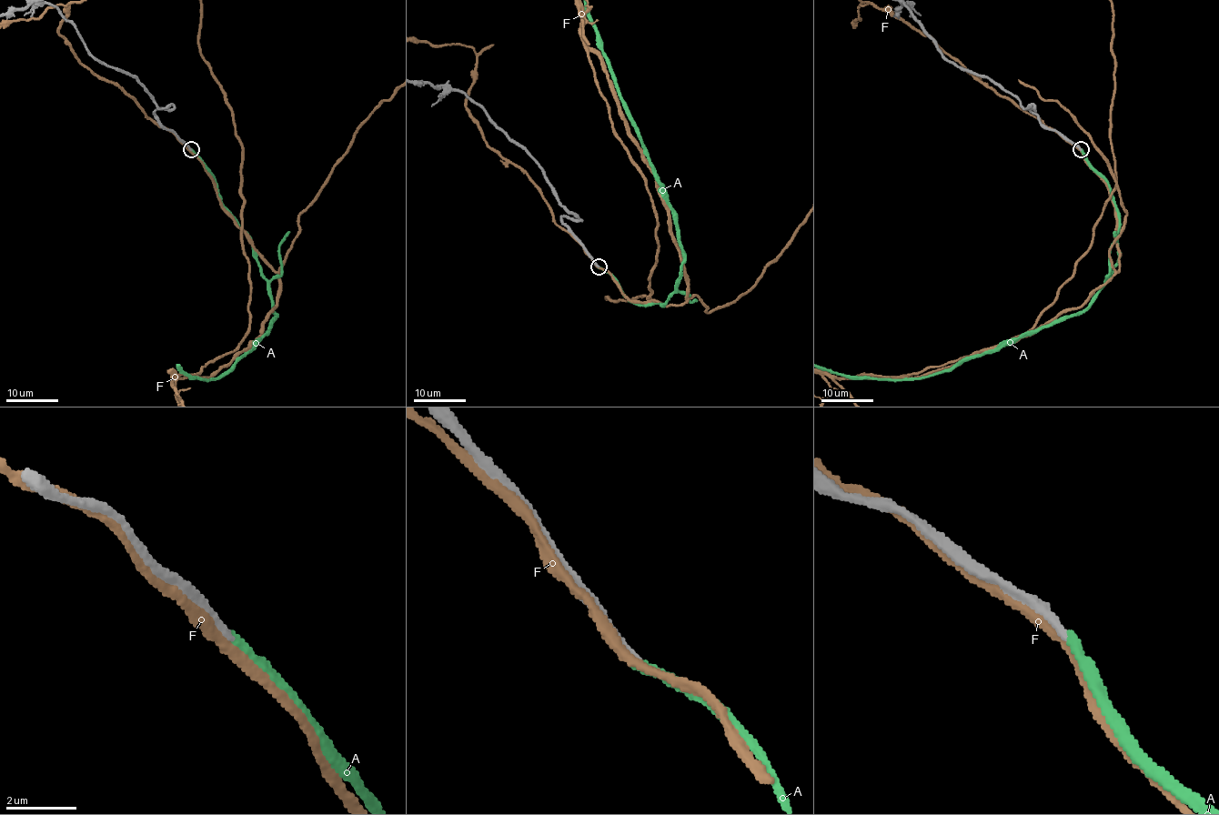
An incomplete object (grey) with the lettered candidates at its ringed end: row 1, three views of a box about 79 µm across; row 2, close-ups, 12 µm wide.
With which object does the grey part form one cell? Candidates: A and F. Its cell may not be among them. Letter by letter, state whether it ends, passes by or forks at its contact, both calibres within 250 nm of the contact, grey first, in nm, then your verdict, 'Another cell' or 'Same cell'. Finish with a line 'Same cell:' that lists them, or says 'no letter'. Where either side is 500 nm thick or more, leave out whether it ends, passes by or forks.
A: It ends there. Thickness 240 nm (grey) against 280 nm. Same cell
F: It passes by. Thickness 280 nm (grey) against 240 nm. Another cell
Same cell: A

